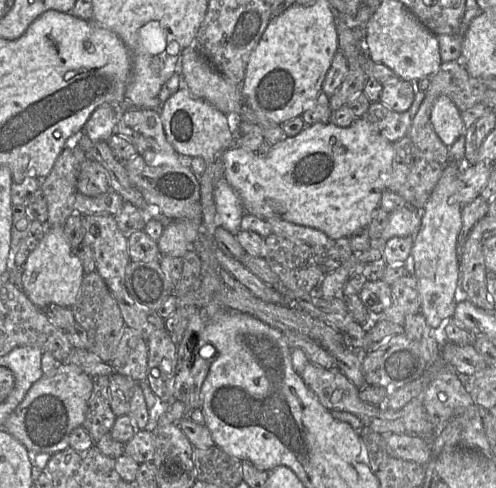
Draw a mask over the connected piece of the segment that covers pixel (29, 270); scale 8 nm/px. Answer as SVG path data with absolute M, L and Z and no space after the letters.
M62 226L47 227L36 249L30 253L22 270L22 291L38 309L50 304L70 308L77 299L84 275L80 260L73 254L72 246Z

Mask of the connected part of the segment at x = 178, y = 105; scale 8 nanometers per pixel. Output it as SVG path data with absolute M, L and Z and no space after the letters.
M181 87L161 105L160 115L166 137L179 155L201 157L207 164L211 164L234 145L228 116L195 97L186 87Z

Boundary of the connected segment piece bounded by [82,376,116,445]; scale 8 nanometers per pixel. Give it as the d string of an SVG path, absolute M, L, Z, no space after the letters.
M92 377L92 393L82 426L90 434L94 445L103 435L110 433L115 420L110 407L109 377Z

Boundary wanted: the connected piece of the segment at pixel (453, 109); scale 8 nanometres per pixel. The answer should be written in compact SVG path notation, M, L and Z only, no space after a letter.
M442 95L436 99L430 119L435 132L448 147L465 133L461 112L448 96Z

